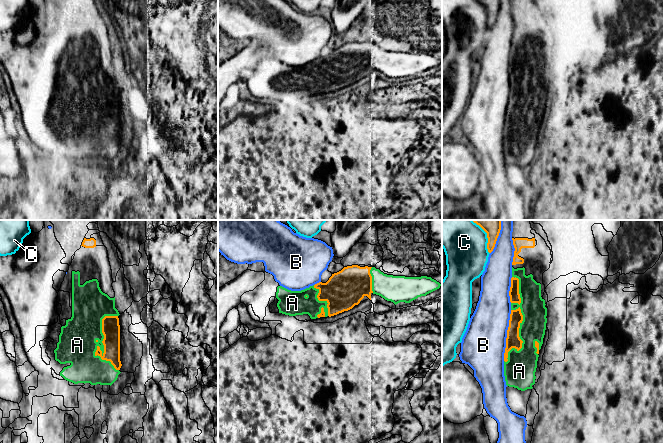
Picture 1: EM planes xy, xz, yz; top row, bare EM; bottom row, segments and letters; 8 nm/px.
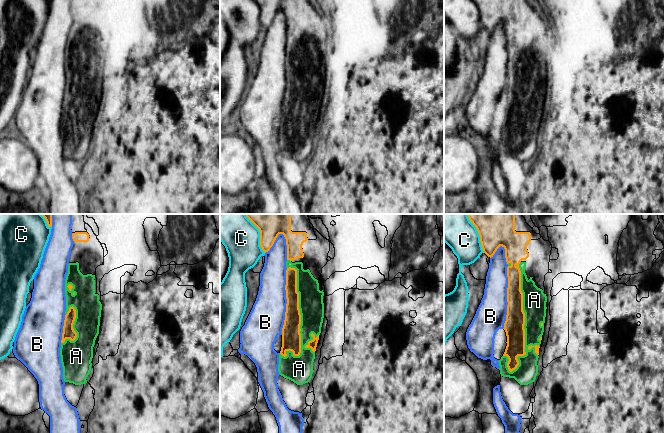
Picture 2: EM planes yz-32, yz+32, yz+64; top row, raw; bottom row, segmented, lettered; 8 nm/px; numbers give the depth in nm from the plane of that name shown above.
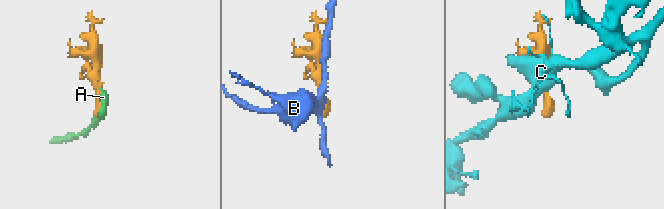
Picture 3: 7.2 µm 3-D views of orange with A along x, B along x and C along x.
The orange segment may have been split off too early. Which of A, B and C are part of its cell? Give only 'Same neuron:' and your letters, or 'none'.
Same neuron: A

